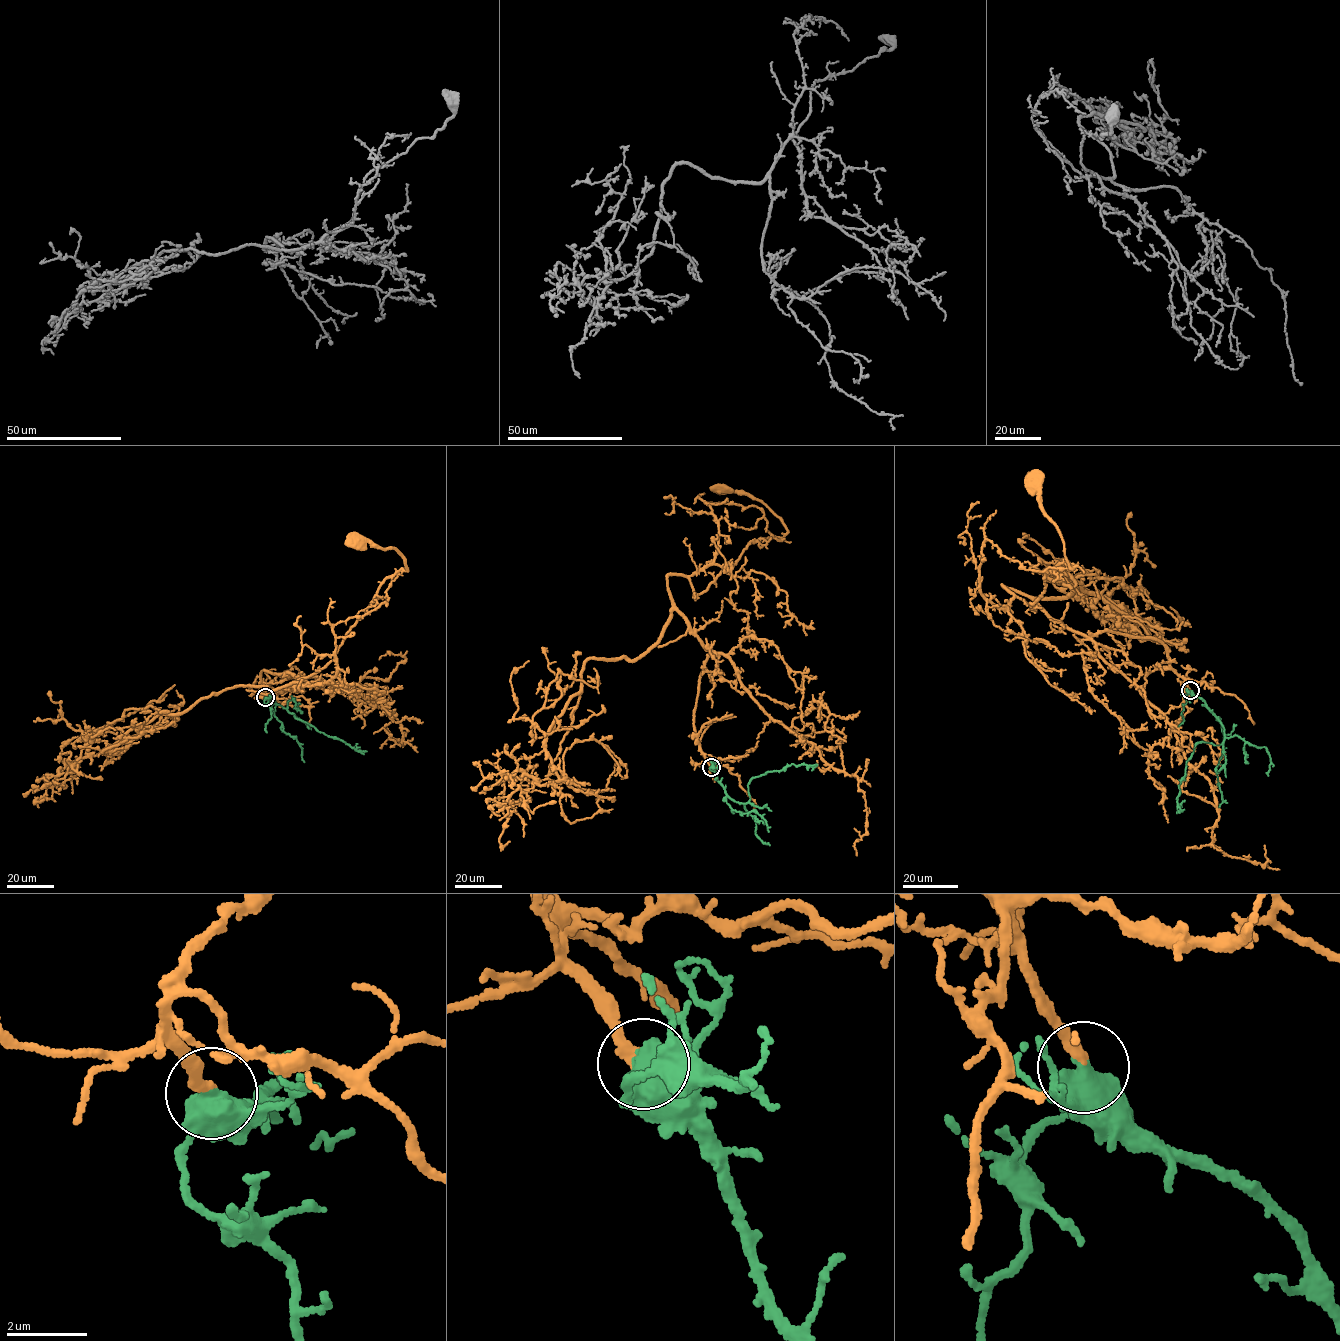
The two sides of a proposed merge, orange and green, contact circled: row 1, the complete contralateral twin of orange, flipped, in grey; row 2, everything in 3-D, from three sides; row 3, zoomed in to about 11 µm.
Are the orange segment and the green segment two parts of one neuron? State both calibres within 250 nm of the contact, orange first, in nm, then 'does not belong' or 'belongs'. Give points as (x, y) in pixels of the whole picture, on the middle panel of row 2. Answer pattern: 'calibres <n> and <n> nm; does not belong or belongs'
calibres 300 and 750 nm; belongs

